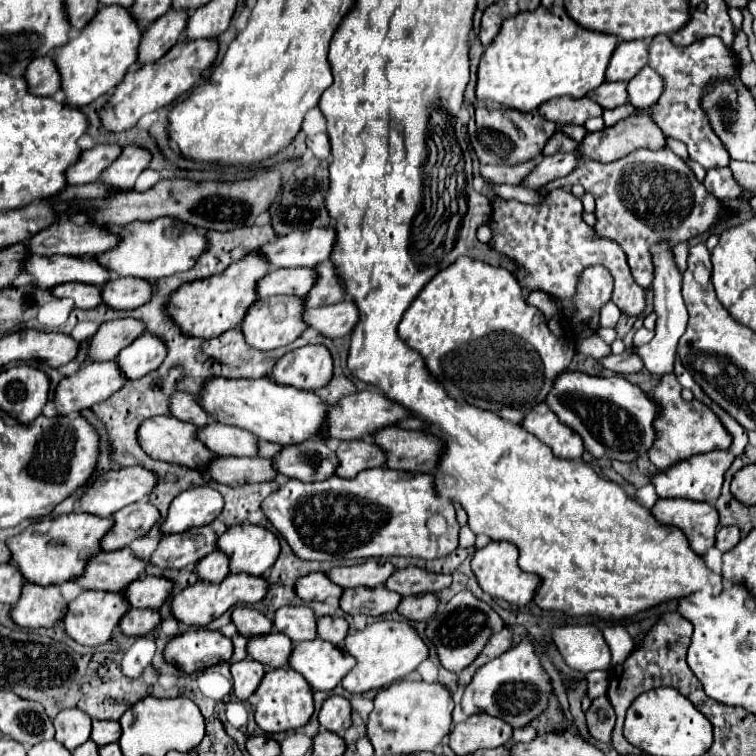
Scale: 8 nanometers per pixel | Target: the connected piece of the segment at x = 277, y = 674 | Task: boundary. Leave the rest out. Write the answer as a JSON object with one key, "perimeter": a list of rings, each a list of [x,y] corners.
{"perimeter":[[[289,666],[269,670],[255,694],[259,696],[259,702],[255,706],[255,722],[265,732],[297,730],[297,728],[305,726],[313,714],[313,690],[311,690],[311,686],[305,682],[305,678],[301,678],[301,674],[297,674]]]}

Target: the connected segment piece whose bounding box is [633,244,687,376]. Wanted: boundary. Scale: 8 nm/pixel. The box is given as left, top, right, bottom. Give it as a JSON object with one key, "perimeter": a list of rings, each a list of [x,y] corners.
{"perimeter":[[[657,244],[651,250],[653,254],[653,264],[655,264],[655,280],[653,280],[653,294],[655,294],[655,312],[657,312],[657,326],[655,326],[655,338],[639,348],[633,348],[645,362],[645,368],[655,374],[663,376],[673,372],[673,362],[675,362],[675,350],[677,342],[685,332],[687,326],[687,308],[681,298],[681,272],[675,266],[673,252],[669,250],[667,244]]]}

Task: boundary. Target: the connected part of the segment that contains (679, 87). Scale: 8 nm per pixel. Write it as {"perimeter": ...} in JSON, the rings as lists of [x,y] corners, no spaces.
{"perimeter":[[[657,34],[649,42],[649,66],[653,66],[653,70],[661,74],[665,82],[665,90],[661,98],[649,108],[651,118],[663,130],[663,134],[681,140],[687,146],[689,156],[697,160],[703,168],[729,166],[731,162],[729,152],[713,132],[709,124],[709,116],[701,108],[701,98],[713,78],[733,78],[739,72],[735,54],[717,36],[695,40],[689,46],[677,46],[671,42],[667,34]]]}

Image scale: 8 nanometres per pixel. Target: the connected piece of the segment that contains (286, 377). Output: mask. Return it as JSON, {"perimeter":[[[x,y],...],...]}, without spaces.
{"perimeter":[[[323,344],[303,346],[287,352],[273,368],[273,378],[279,384],[299,390],[319,390],[333,378],[333,358]]]}

